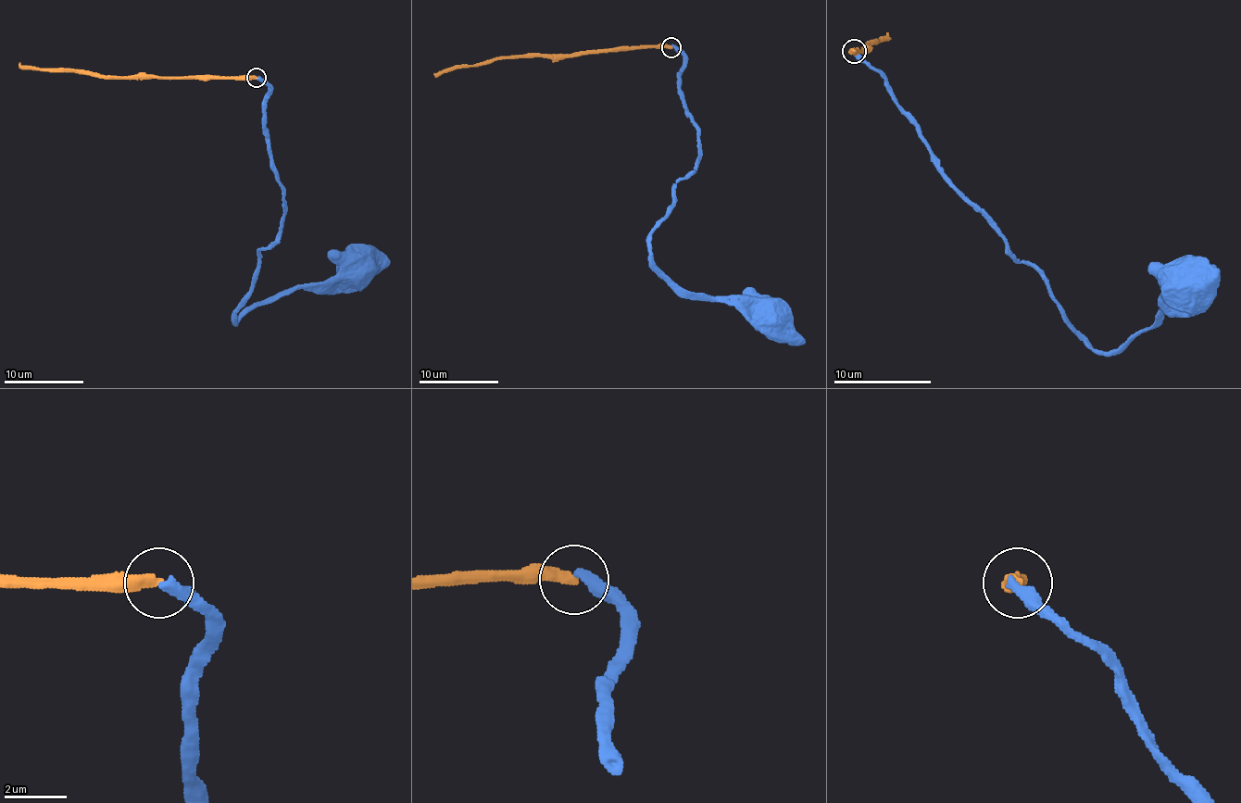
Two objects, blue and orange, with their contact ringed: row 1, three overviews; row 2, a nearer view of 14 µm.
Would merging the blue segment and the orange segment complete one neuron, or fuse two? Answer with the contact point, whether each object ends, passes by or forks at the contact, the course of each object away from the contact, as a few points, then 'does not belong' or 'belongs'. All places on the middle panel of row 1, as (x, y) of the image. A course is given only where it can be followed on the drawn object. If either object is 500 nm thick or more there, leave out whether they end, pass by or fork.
place (670, 47); blue ends; orange ends; course blue (670, 46), (683, 56), (698, 164), (653, 232), (650, 259), (684, 290), (768, 297), (780, 309), (770, 316); course orange (670, 46), (615, 46), (570, 55), (511, 55), (456, 65), (433, 74); does not belong

